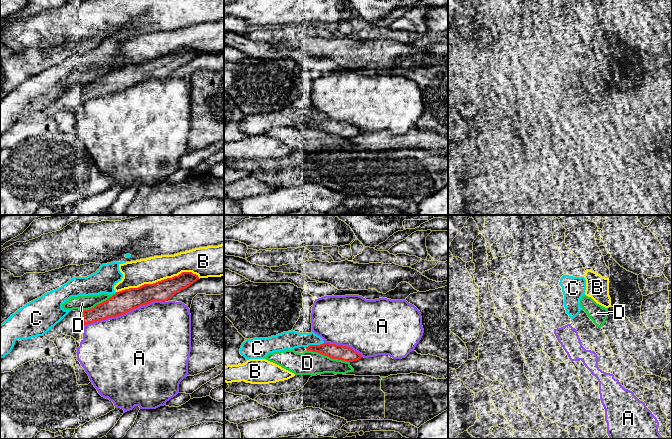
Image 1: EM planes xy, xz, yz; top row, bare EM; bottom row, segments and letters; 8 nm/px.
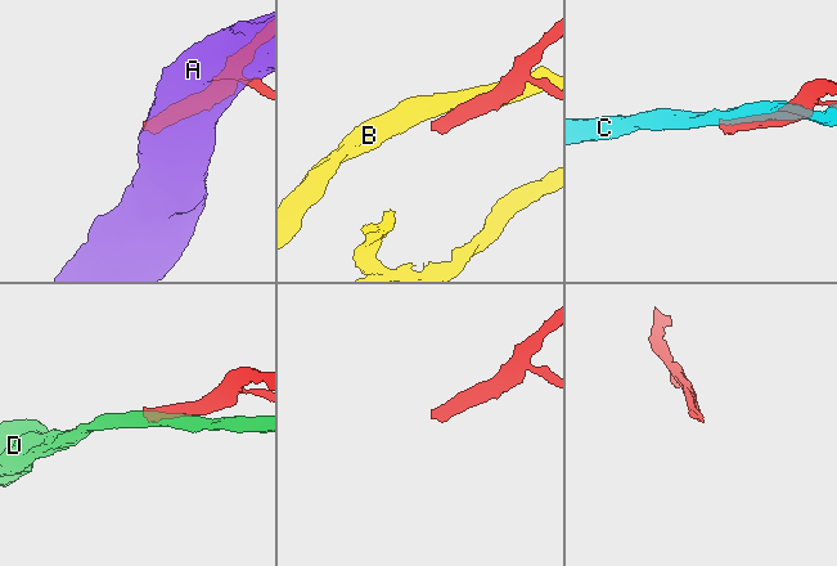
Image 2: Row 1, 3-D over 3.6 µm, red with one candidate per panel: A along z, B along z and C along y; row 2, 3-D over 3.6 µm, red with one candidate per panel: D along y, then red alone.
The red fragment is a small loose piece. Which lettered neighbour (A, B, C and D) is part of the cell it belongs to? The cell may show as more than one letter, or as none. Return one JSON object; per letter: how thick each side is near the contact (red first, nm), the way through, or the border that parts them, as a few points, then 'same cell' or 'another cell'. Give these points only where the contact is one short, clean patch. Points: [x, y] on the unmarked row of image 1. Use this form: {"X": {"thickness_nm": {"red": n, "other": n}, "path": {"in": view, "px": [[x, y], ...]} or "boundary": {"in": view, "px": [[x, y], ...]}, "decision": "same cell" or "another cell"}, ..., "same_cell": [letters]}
{"A": {"thickness_nm": {"red": 180, "other": 500}, "decision": "another cell"}, "B": {"thickness_nm": {"red": 170, "other": 200}, "decision": "another cell"}, "C": {"thickness_nm": {"red": 120, "other": 150}, "decision": "another cell"}, "D": {"thickness_nm": {"red": 120, "other": 190}, "decision": "another cell"}, "same_cell": []}

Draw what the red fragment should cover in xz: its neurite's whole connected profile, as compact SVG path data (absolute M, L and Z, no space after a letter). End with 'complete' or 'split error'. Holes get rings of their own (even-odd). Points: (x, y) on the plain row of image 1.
M330 119L309 121L306 125L307 127L318 128L332 135L338 135L346 138L353 138L362 134L361 130L350 123Z; complete

